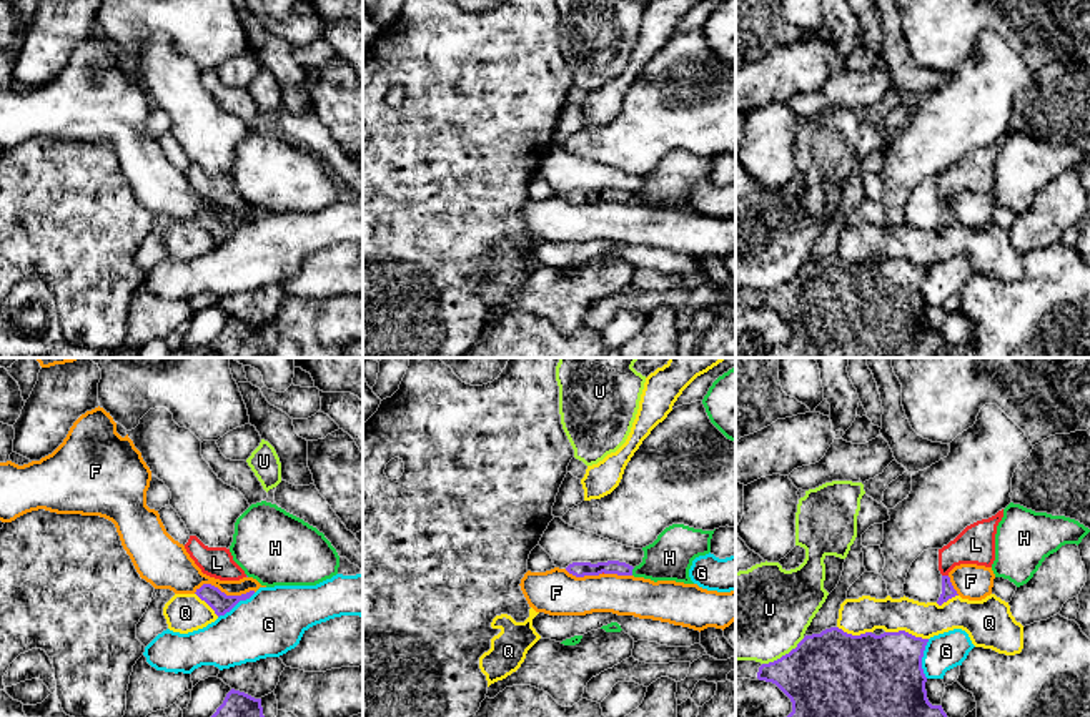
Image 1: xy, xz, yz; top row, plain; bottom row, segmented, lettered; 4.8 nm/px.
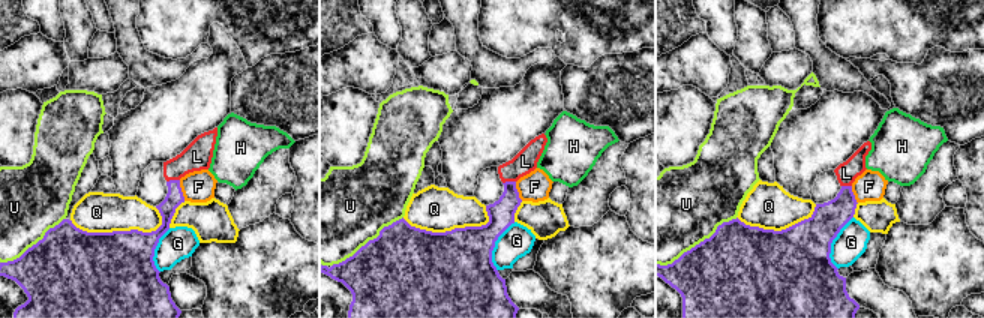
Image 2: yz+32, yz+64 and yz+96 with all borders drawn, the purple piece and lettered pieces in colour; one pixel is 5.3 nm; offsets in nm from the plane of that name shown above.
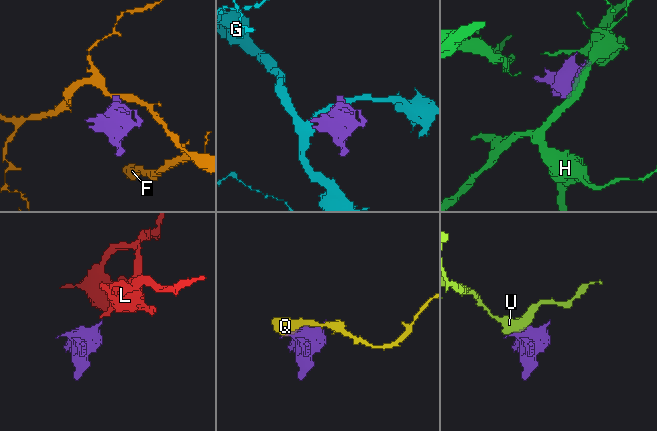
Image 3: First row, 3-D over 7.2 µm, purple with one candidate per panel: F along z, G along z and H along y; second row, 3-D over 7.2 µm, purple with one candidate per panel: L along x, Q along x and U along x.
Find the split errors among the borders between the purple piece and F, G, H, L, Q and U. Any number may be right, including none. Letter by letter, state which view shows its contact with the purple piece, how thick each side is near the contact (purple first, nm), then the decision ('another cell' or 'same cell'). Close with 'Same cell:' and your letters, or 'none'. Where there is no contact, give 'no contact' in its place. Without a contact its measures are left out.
F: xy | 100/190 nm | another cell
G: yz | 400/180 nm | another cell
H: xz | 80/220 nm | another cell
L: yz | 60/190 nm | same cell
Q: yz | 400/170 nm | another cell
U: yz | 420/460 nm | another cell
Same cell: L

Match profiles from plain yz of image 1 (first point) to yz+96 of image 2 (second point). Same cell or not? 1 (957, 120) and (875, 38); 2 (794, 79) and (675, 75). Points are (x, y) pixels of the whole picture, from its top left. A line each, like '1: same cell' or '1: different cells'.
1: different cells
2: same cell

